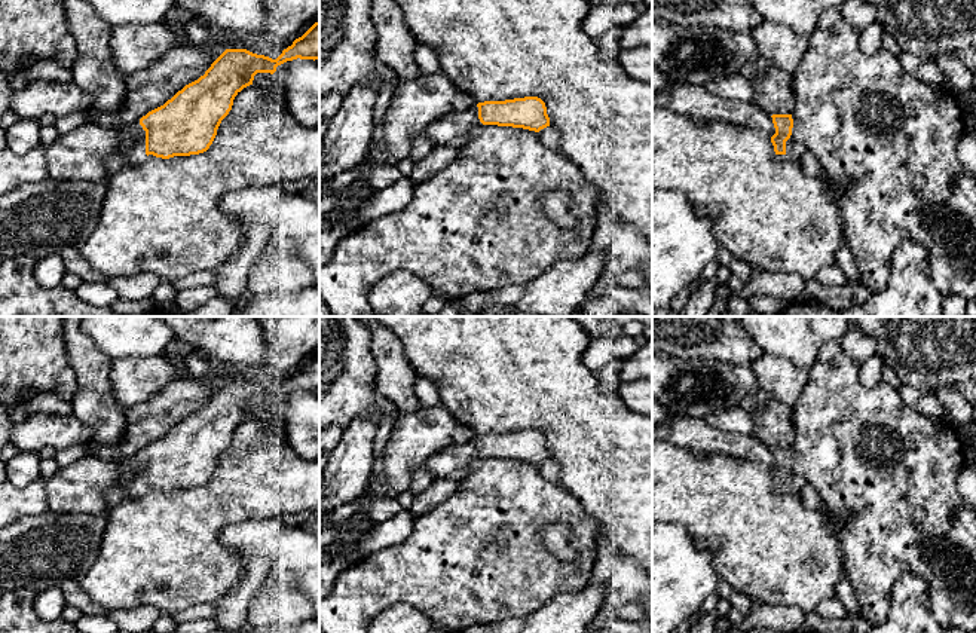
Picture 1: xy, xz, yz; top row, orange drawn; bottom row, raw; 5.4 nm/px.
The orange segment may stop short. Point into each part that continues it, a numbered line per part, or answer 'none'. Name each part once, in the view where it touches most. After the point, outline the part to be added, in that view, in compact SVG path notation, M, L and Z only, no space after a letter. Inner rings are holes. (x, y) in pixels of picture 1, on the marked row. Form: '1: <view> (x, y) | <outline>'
1: xy (137, 153) | M140 120L123 128L125 132L134 140L134 146L123 152L120 156L111 158L107 162L108 172L123 168L126 165L135 165L146 159L146 131L140 125Z

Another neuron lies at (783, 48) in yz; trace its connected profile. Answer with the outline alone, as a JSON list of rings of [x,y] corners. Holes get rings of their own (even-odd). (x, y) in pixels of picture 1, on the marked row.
[[[762,19],[750,33],[762,59],[786,73],[793,73],[808,51],[810,36],[801,36],[786,25]]]

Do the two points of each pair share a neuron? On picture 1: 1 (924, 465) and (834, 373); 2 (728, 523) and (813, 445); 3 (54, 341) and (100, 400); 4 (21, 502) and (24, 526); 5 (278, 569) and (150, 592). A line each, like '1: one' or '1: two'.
1: one
2: two
3: two
4: two
5: two

